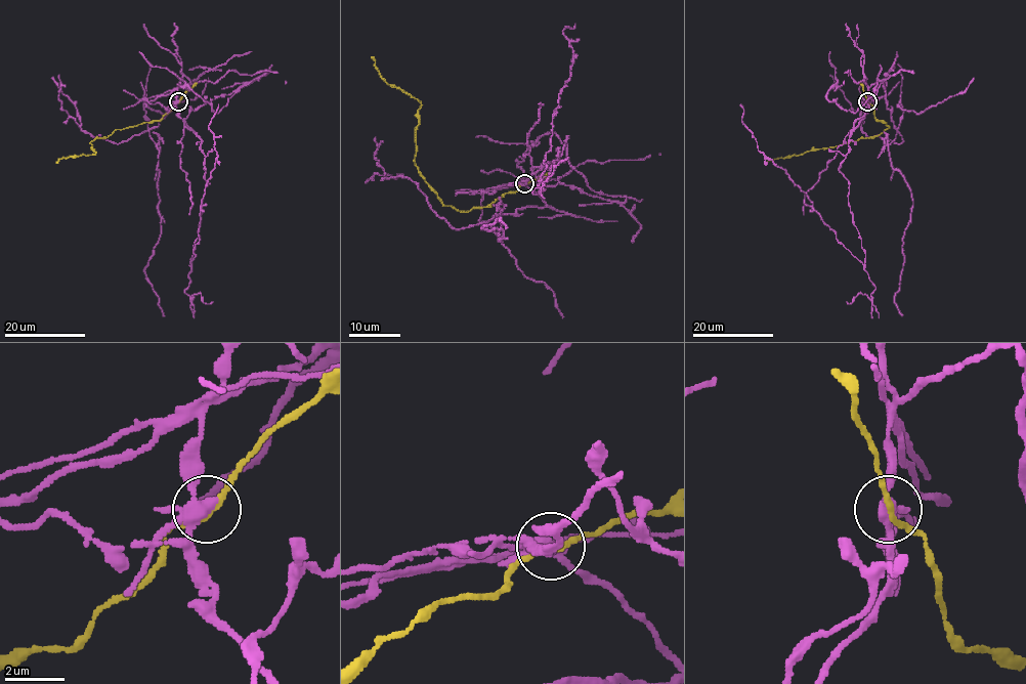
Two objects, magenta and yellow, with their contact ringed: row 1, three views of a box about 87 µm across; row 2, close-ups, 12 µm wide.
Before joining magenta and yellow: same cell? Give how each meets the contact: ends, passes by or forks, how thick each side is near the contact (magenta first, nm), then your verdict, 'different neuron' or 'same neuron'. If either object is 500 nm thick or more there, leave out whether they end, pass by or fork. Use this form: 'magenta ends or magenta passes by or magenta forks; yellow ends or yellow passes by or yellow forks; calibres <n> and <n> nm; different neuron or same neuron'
magenta forks; yellow passes by; calibres 320 and 160 nm; different neuron

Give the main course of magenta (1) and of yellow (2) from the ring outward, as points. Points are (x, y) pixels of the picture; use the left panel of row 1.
1: (177, 101), (205, 157), (190, 264), (214, 169), (208, 125), (218, 103)
2: (177, 101), (160, 120), (95, 138), (90, 142), (95, 153), (70, 156), (56, 163)

